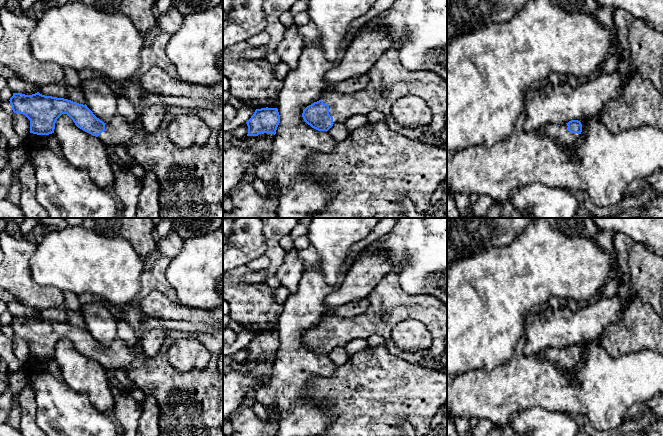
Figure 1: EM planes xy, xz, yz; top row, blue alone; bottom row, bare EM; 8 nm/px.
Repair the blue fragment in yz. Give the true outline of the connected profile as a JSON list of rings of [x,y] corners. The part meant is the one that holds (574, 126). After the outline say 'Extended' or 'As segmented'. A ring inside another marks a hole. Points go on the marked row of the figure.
[[[571,120],[560,126],[555,123],[548,123],[543,128],[543,131],[548,136],[554,138],[562,146],[568,146],[580,137],[582,124],[578,120]]]. Extended

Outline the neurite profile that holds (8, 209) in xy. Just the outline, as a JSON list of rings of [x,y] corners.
[[[0,199],[0,218],[27,218],[20,206],[8,199]]]

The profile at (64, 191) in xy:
[[[38,146],[34,154],[29,155],[36,178],[36,200],[47,211],[49,218],[116,218],[117,202],[113,193],[96,185],[85,170],[78,169],[62,155],[55,154],[47,146]]]

